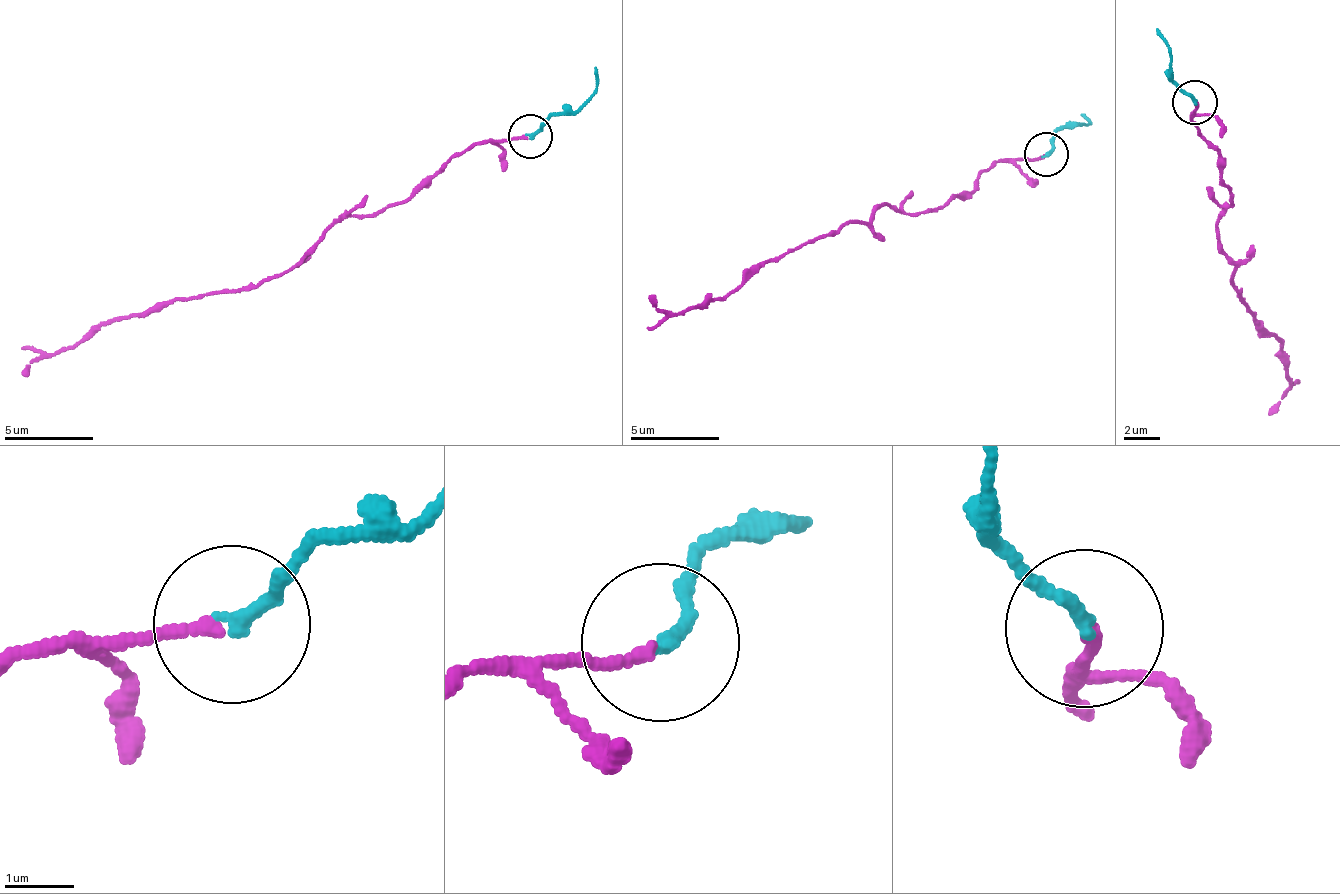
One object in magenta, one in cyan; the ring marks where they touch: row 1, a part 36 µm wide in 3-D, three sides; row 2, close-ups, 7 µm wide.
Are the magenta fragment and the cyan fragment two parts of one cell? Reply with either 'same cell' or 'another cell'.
same cell

